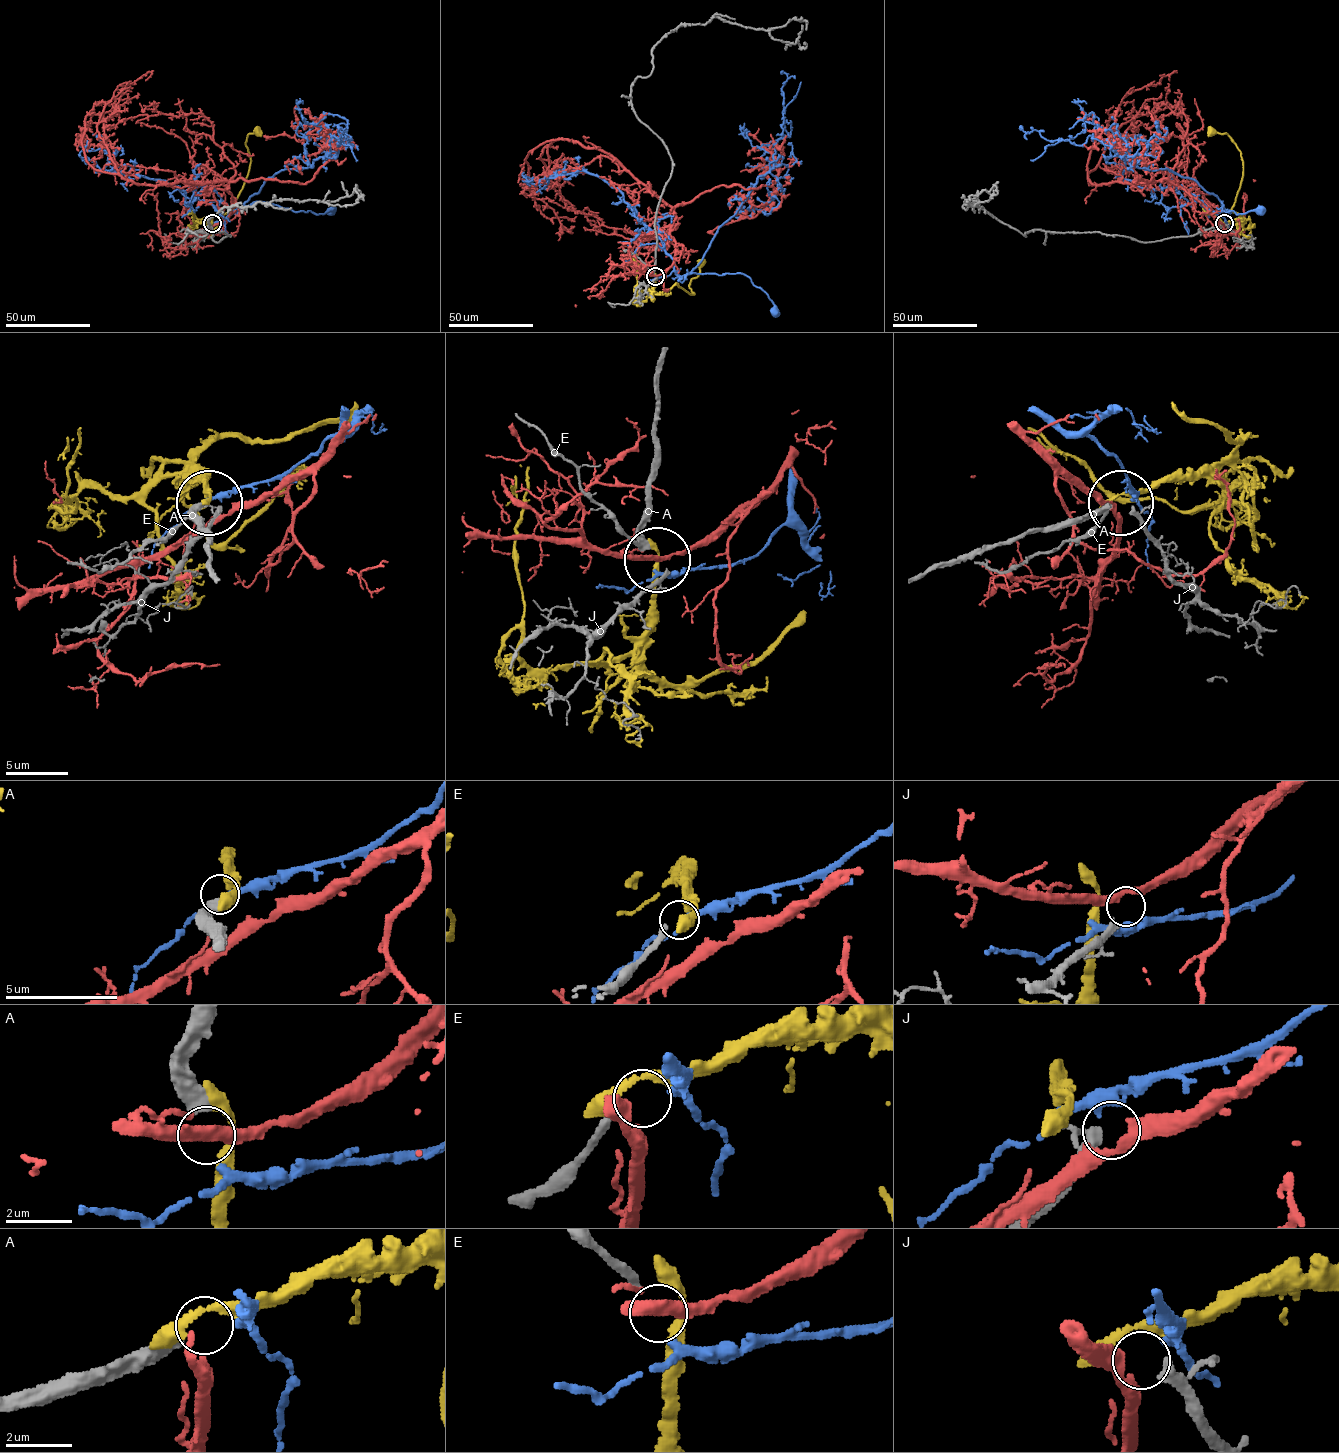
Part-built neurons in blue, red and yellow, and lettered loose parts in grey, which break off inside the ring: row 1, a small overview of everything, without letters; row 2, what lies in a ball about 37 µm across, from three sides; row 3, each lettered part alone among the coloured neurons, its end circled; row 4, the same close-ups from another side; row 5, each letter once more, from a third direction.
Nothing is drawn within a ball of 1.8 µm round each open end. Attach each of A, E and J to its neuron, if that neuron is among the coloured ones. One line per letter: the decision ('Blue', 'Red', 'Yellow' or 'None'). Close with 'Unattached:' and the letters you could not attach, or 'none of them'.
A: None
E: Blue
J: Red
Unattached: A

